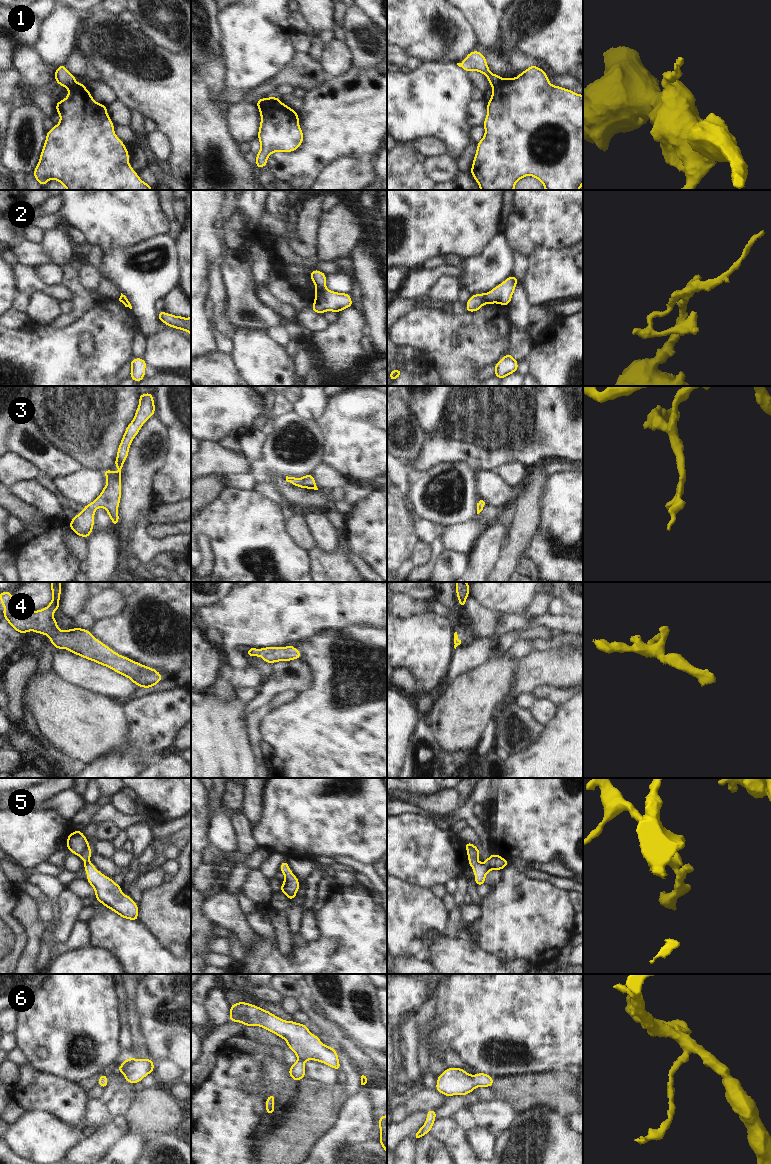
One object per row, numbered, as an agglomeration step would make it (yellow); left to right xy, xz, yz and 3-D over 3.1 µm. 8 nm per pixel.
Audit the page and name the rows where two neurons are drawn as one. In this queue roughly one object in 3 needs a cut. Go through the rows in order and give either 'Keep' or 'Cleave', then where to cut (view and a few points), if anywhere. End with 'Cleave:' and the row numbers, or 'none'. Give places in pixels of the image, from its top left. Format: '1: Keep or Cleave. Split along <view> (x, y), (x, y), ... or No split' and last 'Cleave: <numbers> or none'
1: Cleave. Split along xz (268, 98), (258, 107)
2: Cleave. Split along yz (486, 294), (484, 303)
3: Keep. No split
4: Keep. No split
5: Keep. No split
6: Keep. No split
Cleave: 1, 2.

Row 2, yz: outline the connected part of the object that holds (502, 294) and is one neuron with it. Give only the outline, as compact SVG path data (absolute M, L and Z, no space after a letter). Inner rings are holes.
M514 275L508 277L486 294L484 300L485 304L498 303L500 305L508 306L512 300L512 295L518 281L519 279Z

